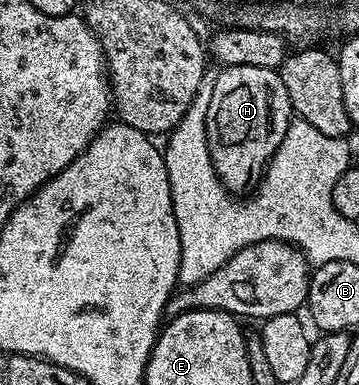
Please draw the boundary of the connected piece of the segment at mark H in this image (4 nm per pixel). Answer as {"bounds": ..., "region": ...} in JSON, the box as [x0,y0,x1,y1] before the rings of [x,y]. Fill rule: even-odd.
{"bounds":[207,65,295,195],"region":[[[231,65],[220,72],[209,105],[207,101],[209,157],[225,188],[234,195],[241,195],[252,190],[265,176],[265,168],[279,143],[283,143],[283,135],[287,135],[287,127],[295,114],[278,70]]]}

